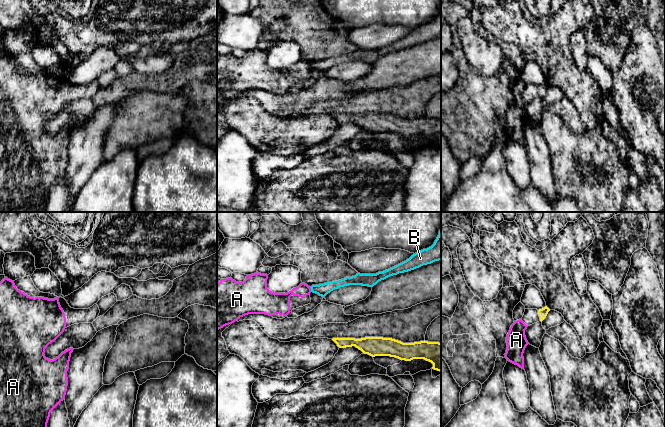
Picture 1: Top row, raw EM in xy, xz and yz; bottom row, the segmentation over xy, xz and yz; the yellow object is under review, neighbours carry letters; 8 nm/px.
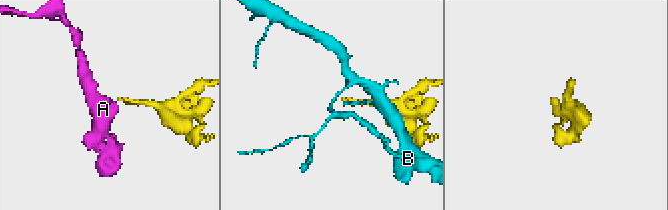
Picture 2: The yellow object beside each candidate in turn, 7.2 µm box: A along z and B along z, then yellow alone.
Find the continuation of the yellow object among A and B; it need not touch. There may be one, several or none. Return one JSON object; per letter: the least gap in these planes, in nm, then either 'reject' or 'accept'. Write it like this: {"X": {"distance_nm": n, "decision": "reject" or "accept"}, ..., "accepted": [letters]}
{"A": {"distance_nm": 110, "decision": "accept"}, "B": {"distance_nm": 340, "decision": "reject"}, "accepted": ["A"]}

